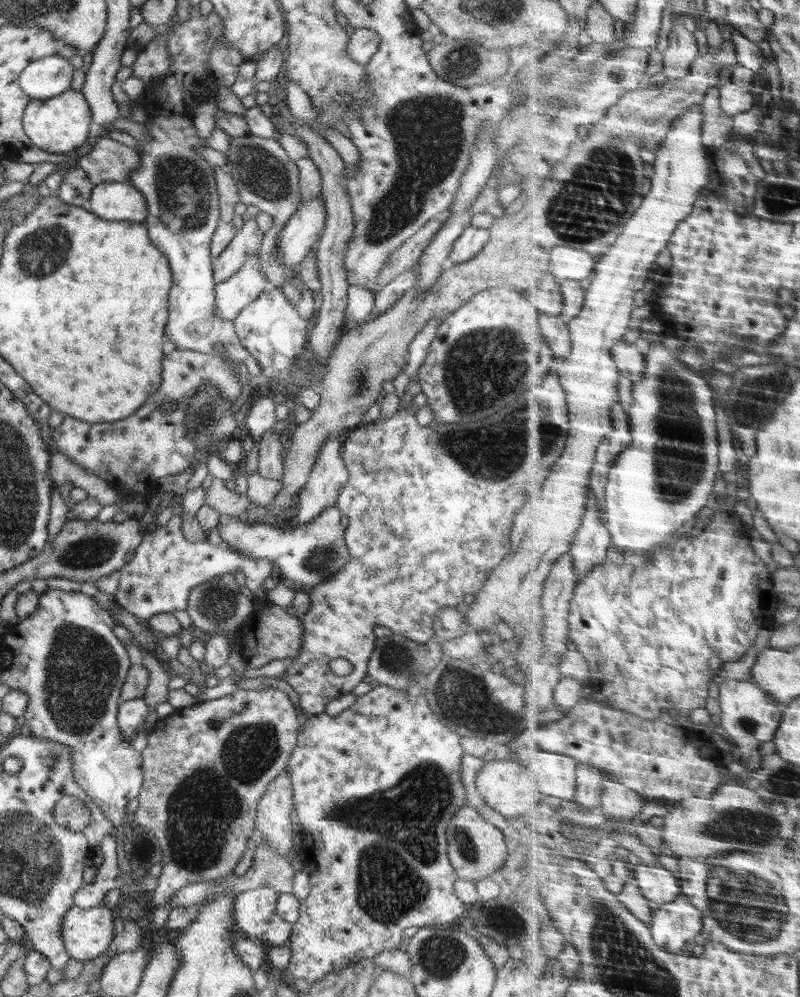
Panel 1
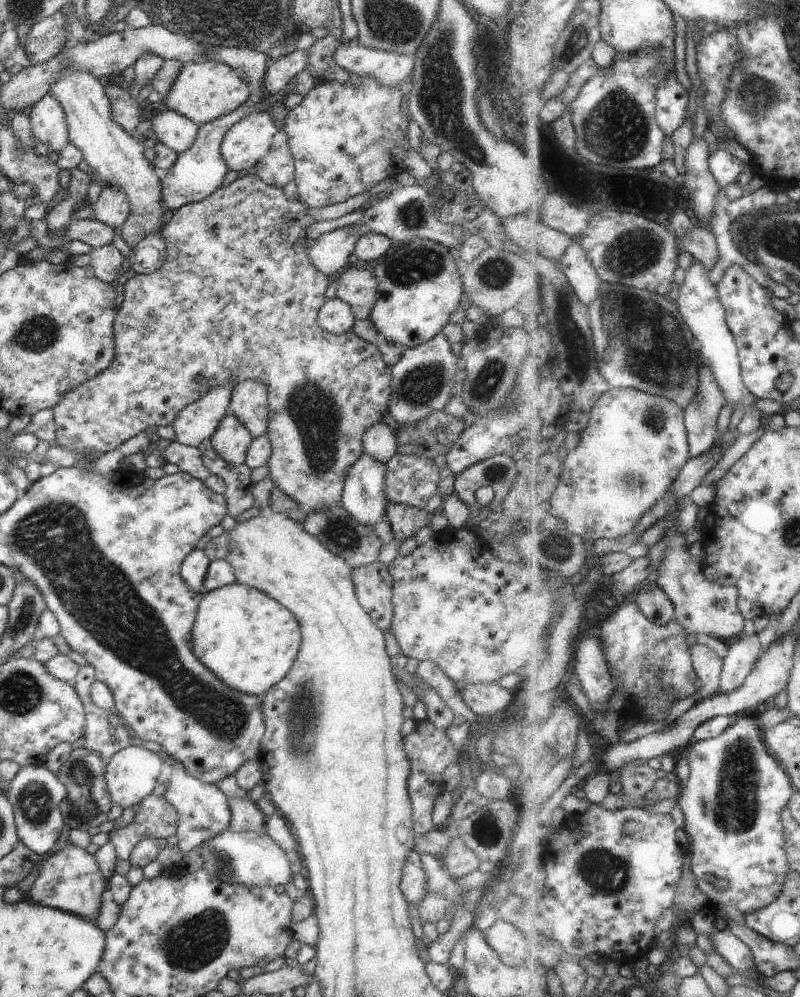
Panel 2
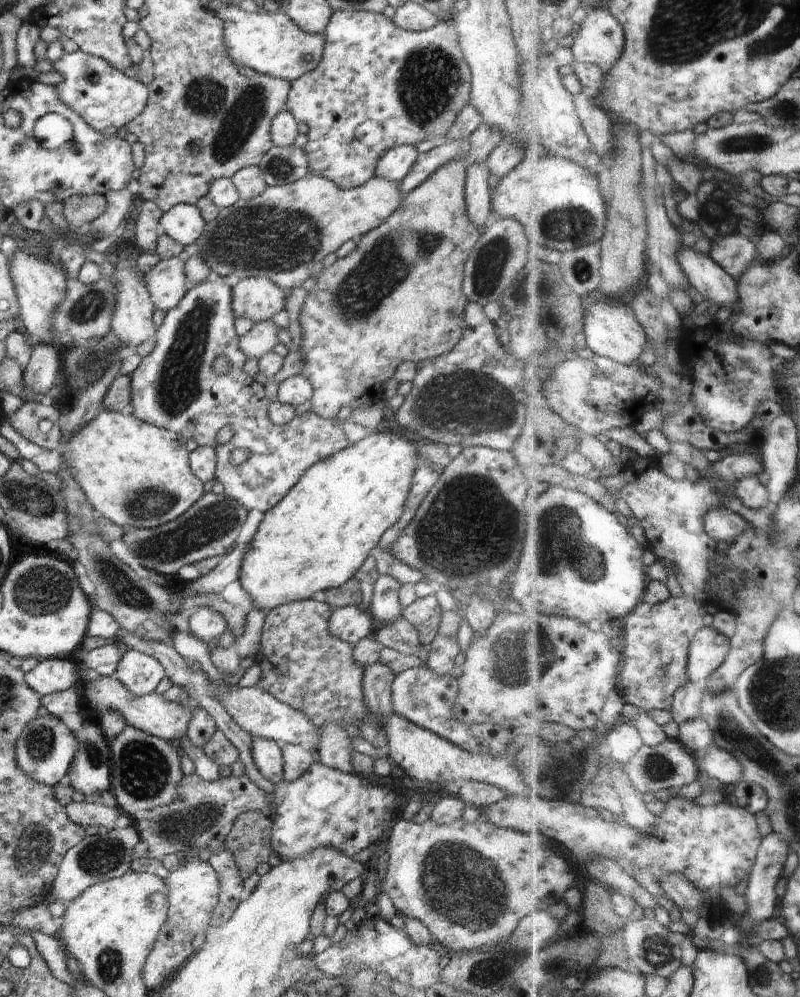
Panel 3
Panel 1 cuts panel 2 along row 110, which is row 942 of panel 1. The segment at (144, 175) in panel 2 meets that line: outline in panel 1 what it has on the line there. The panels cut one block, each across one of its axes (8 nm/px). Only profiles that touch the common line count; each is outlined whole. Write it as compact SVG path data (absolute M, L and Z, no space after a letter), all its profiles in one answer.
M73 904L62 919L61 933L66 952L72 959L80 962L86 962L104 954L114 936L113 922L112 913L104 904L88 909Z

